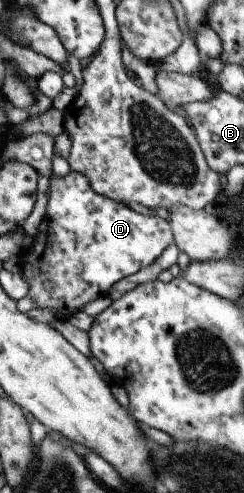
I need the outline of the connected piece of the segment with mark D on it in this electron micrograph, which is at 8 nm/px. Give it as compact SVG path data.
M72 168L64 177L51 177L49 188L45 217L37 234L31 237L32 242L21 261L21 273L29 282L28 296L35 300L35 308L53 310L59 320L66 321L73 317L87 303L107 296L117 281L153 265L163 251L176 241L171 223L155 215L141 215L125 202L98 194L89 177Z

